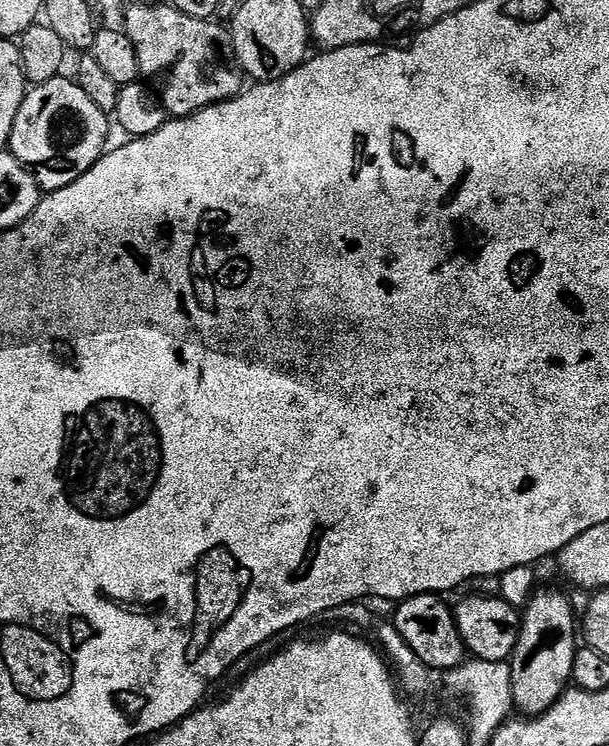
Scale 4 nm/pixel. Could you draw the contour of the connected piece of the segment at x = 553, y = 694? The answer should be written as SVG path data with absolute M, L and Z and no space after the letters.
M540 592L524 605L520 633L512 648L512 661L506 664L506 673L511 684L513 705L524 711L521 713L538 714L544 712L565 691L570 680L574 643L564 628L572 624L572 608L560 592Z

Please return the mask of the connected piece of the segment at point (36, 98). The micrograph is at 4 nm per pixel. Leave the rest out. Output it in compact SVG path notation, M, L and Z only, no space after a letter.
M53 74L46 80L33 83L23 93L20 104L12 113L12 125L8 132L7 151L24 165L37 181L52 180L63 172L68 172L79 160L87 161L95 157L96 143L100 140L100 131L104 128L104 116L101 109L87 96L73 80L65 80L63 75Z

